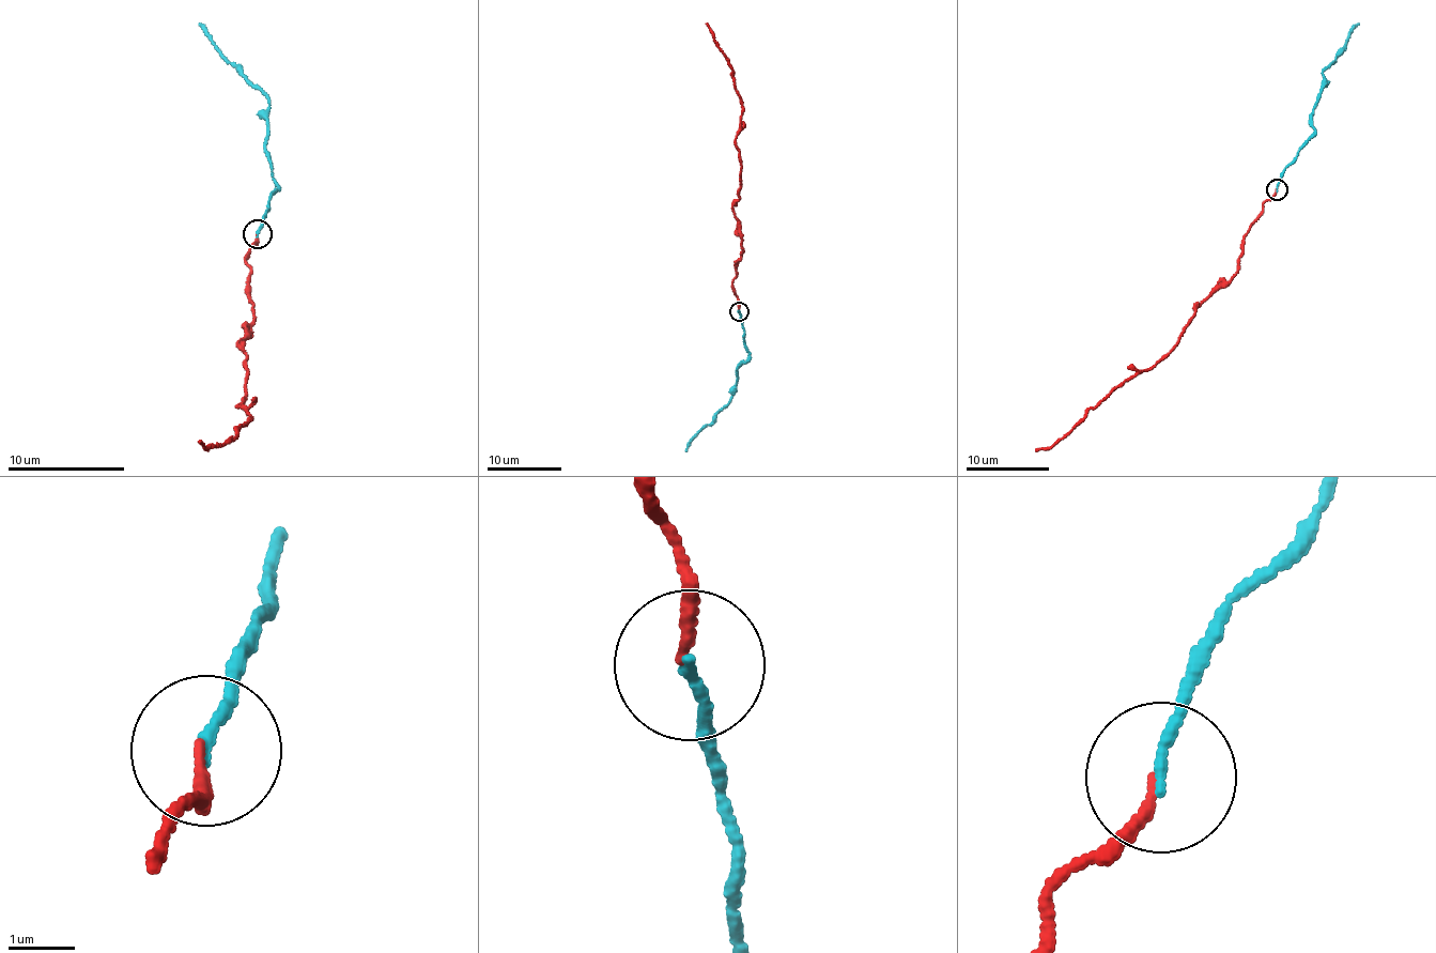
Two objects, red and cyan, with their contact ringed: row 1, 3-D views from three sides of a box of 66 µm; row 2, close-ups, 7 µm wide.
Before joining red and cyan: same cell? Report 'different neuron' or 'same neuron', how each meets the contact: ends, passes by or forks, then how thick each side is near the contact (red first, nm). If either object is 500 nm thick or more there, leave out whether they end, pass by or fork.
same neuron; red ends; cyan ends; calibres 150 and 150 nm

